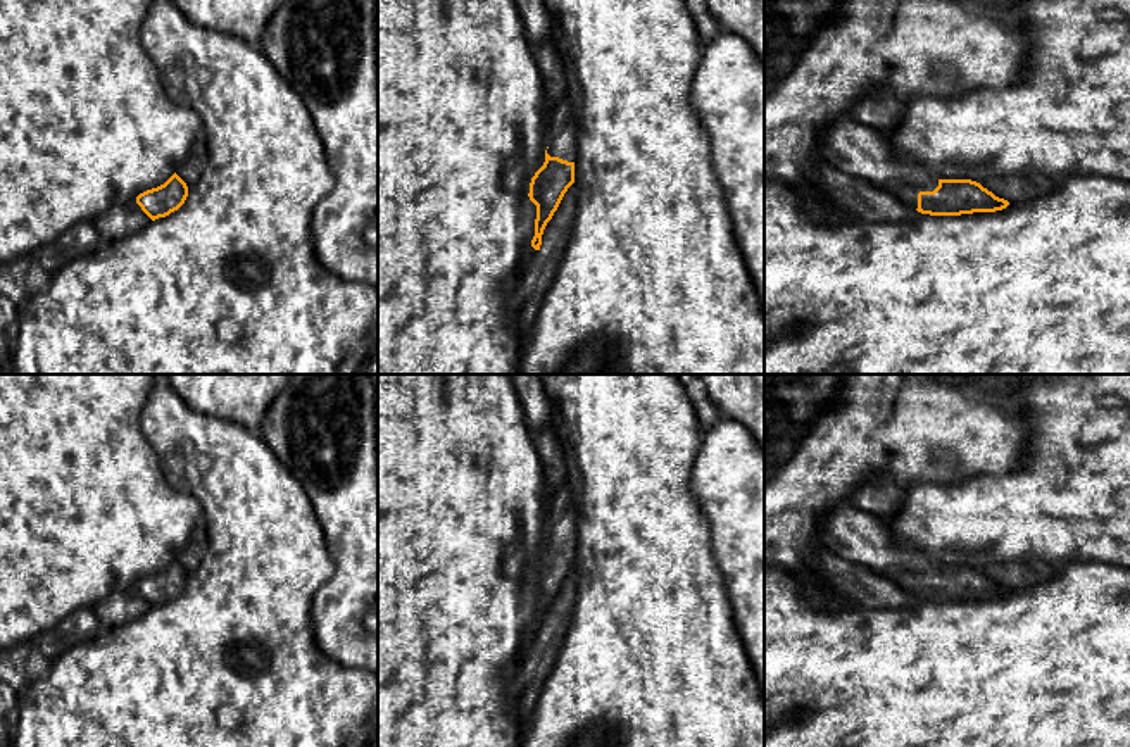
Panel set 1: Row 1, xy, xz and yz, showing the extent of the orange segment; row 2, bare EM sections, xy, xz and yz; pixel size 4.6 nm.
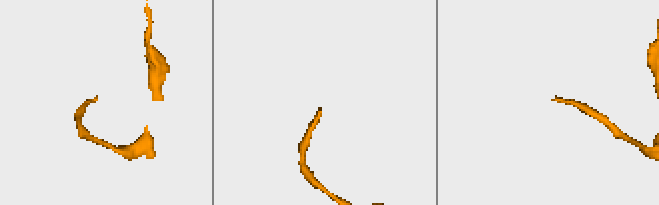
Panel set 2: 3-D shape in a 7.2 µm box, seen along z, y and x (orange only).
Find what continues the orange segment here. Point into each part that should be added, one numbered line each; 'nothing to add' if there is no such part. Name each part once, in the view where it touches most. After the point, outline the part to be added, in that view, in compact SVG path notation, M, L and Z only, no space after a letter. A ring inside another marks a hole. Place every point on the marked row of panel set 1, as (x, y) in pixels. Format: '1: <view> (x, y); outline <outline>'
1: yz (849, 145); outline M851 112L821 131L819 154L833 167L895 195L913 210L918 209L920 191L933 191L939 186L937 176L920 164L897 159L887 138Z

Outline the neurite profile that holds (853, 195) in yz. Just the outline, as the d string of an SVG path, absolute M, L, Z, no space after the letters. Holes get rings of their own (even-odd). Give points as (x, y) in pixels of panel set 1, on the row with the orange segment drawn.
M823 159L807 167L807 176L832 204L851 217L871 223L897 223L923 216L909 209L895 195L875 188L864 179L847 174Z

